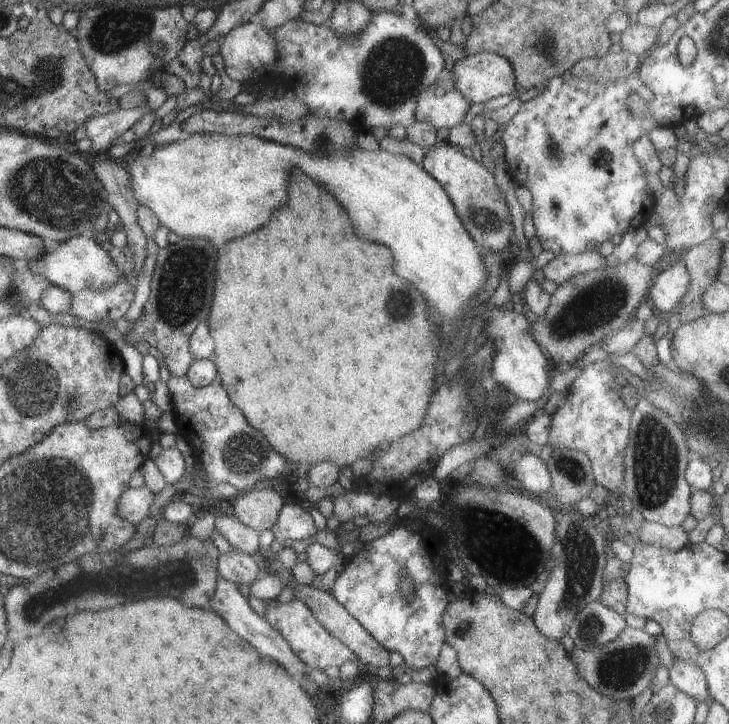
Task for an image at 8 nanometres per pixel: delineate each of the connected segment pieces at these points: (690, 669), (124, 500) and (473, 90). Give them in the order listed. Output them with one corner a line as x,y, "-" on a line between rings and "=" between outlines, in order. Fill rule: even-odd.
673,659
673,664
668,670
668,682
687,696
693,697
693,700
698,703
705,700
708,694
704,674
694,664
=
145,486
127,487
117,499
116,512
119,518
136,525
148,516
154,494
=
483,51
467,54
450,71
454,89
471,105
515,93
513,69
498,54

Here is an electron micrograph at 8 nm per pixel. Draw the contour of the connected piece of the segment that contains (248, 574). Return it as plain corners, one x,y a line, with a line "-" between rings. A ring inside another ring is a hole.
221,553
216,560
218,578
231,581
243,589
257,578
260,569
258,558
245,553

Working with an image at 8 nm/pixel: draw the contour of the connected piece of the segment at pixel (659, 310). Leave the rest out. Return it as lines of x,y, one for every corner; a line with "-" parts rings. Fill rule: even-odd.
678,258
667,270
655,273
649,287
650,307
660,317
666,315
688,289
690,276

